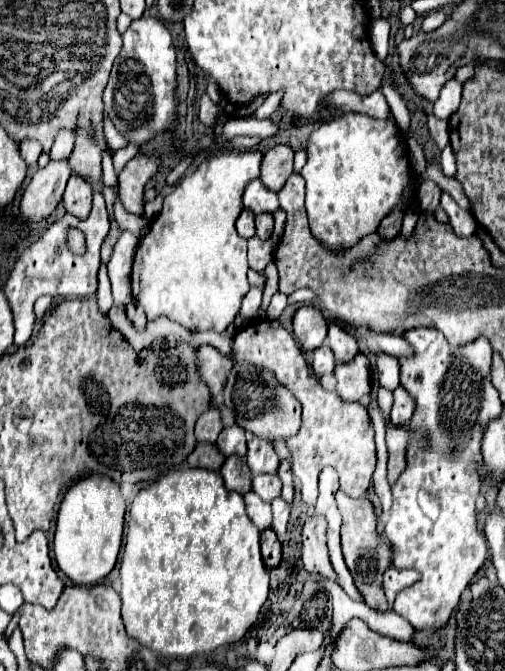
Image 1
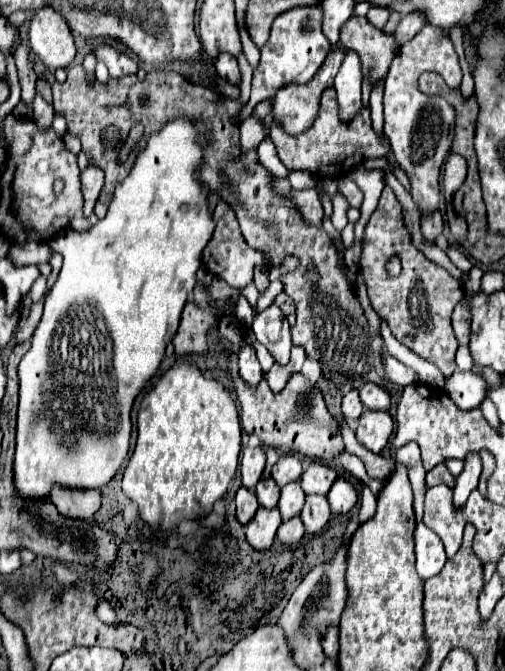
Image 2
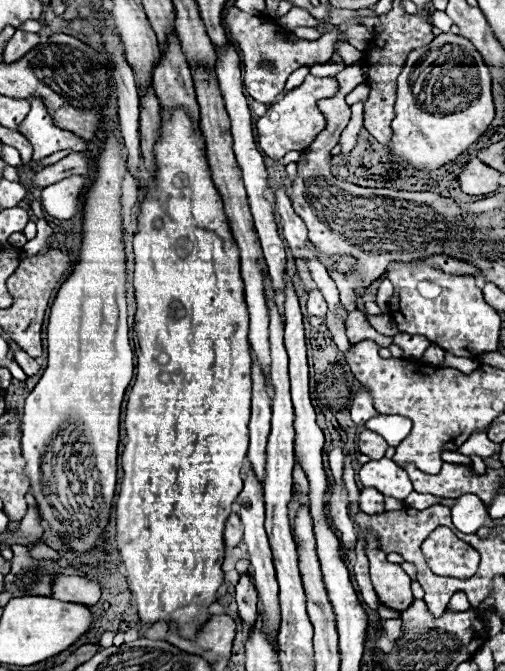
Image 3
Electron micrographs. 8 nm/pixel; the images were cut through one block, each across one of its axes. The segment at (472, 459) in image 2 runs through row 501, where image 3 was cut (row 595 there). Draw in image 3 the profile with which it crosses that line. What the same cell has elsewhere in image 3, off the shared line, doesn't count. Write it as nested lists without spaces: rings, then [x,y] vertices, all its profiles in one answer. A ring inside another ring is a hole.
[[[454,594],[450,604],[448,604],[448,608],[456,610],[456,612],[468,612],[468,610],[472,610],[472,604],[468,602],[466,594]]]

